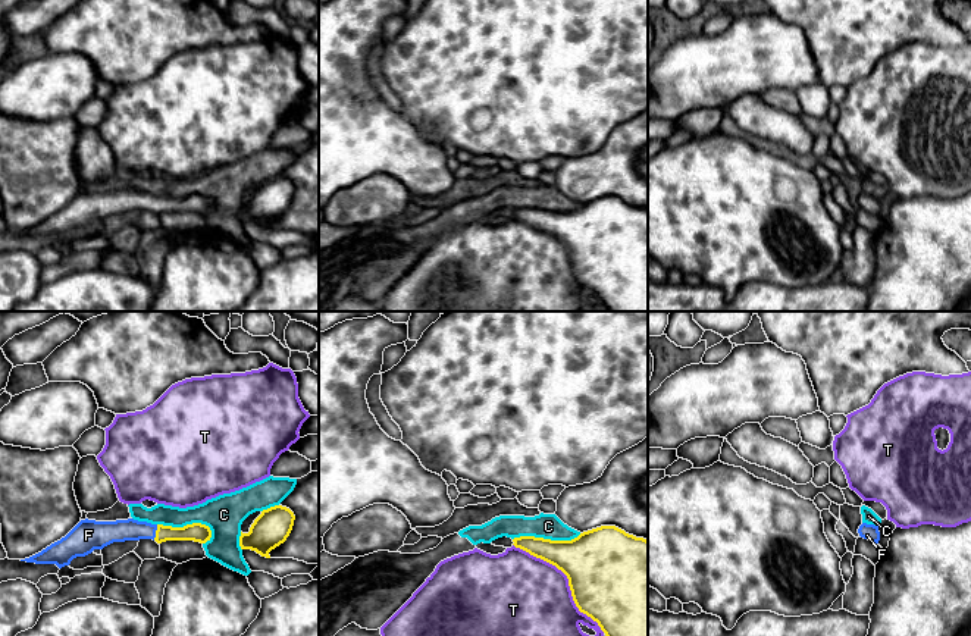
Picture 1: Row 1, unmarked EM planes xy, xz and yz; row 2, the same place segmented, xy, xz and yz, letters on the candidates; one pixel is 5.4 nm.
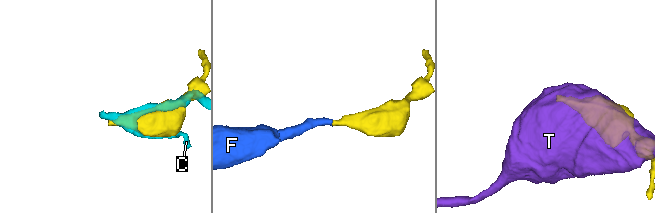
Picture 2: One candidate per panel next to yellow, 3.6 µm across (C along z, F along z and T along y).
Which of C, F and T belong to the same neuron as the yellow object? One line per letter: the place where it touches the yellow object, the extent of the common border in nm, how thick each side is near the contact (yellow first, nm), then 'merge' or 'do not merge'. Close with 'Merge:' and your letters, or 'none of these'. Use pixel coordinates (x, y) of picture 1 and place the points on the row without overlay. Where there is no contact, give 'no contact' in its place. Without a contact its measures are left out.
C: contact xy (188, 196); length 320 nm; calibres 110 and 220 nm; do not merge
F: contact xy (156, 203); length 90 nm; calibres 110 and 120 nm; merge
T: contact xz (569, 251); length 700 nm; calibres 500 and 480 nm; do not merge
Merge: F

